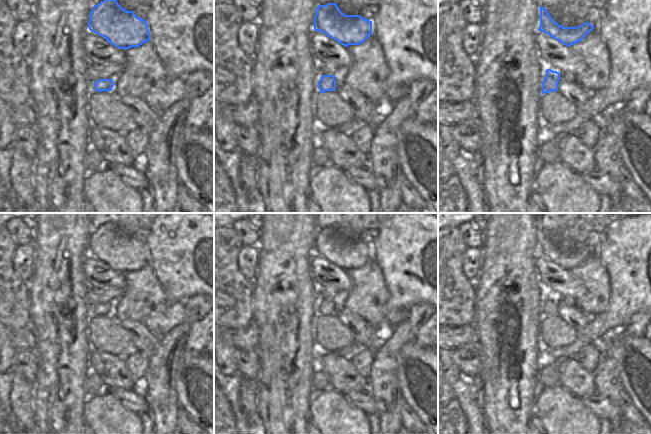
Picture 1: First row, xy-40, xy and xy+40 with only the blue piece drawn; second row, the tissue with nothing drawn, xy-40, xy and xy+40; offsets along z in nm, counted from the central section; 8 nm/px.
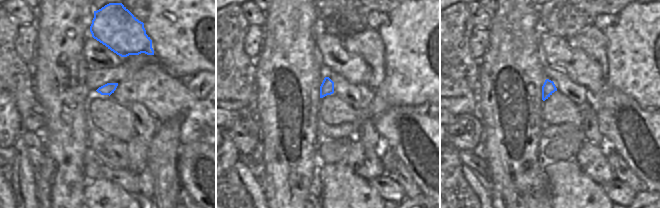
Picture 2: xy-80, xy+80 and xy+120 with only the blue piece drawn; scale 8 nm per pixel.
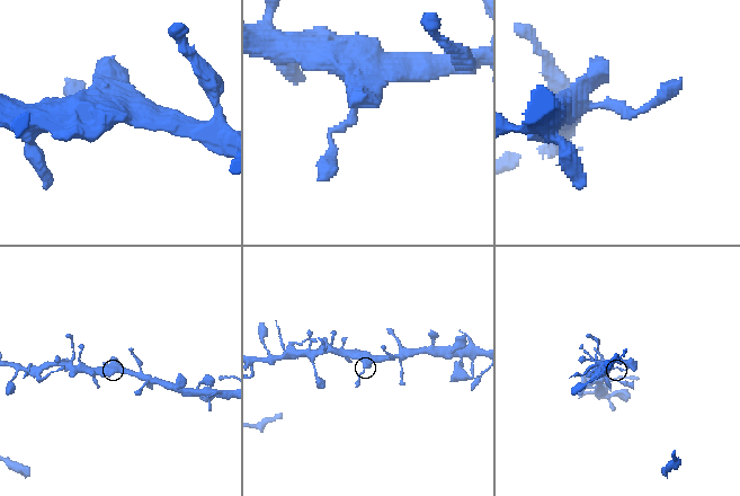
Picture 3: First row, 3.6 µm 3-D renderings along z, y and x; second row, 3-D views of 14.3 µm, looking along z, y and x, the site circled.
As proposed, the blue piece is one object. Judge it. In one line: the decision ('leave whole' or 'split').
leave whole

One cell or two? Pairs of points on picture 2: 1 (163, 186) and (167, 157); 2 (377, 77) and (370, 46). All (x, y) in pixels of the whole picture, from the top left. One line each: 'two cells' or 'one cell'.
1: one cell
2: one cell

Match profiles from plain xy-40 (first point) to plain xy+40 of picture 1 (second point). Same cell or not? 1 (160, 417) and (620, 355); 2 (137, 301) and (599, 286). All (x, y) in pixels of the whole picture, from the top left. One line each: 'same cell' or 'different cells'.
1: different cells
2: same cell

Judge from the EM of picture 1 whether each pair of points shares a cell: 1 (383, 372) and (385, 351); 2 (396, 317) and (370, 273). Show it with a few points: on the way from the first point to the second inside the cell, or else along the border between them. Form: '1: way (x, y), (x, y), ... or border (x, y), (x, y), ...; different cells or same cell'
1: way (385, 367), (385, 356); same cell
2: way (383, 313), (370, 300), (370, 286); same cell

